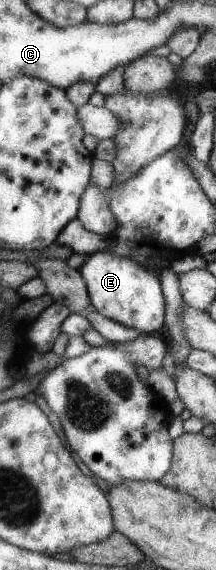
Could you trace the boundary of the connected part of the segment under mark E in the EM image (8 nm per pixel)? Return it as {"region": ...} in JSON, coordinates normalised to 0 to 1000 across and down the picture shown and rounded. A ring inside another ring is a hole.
{"region":[[[444,439],[389,446],[356,474],[403,504],[431,542],[463,553],[625,577],[657,588],[713,584],[713,579],[750,574],[764,532],[727,479],[708,472],[676,472],[602,453],[500,439]]]}

